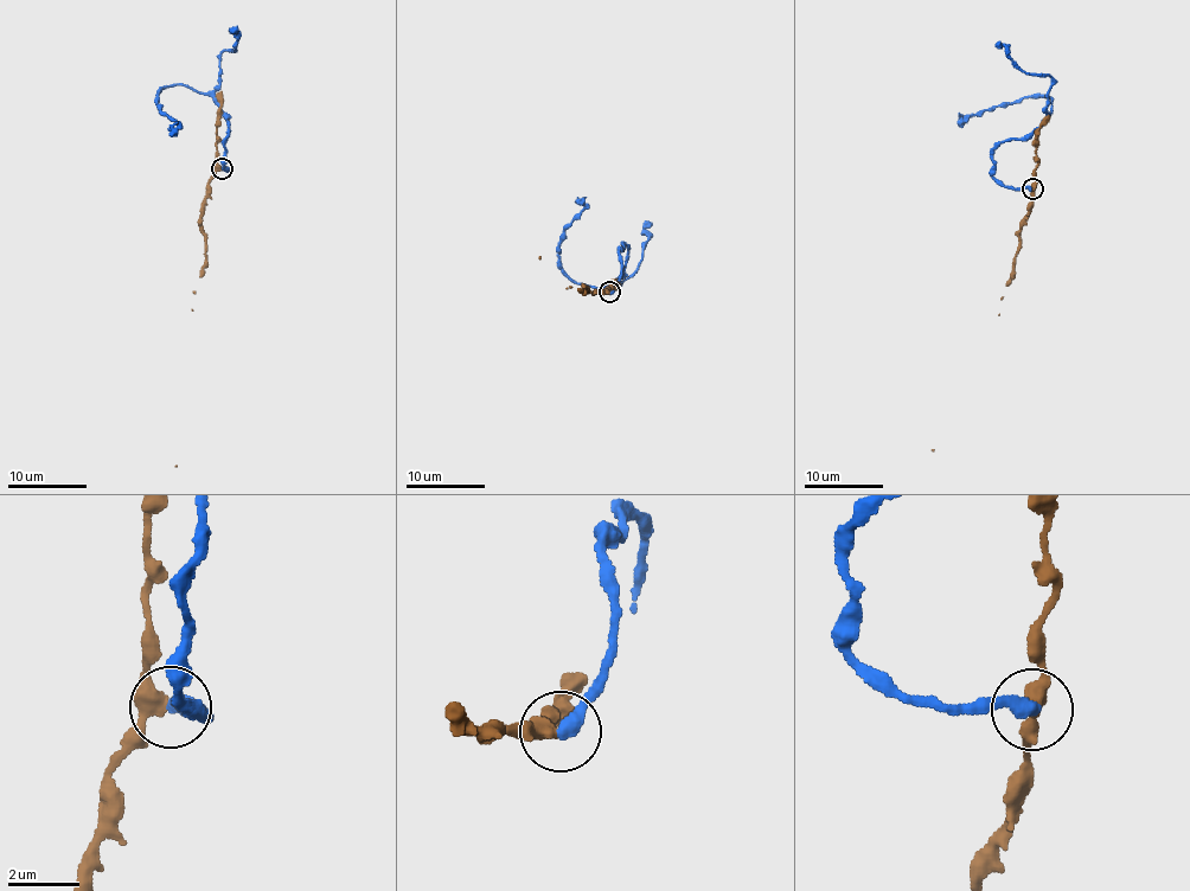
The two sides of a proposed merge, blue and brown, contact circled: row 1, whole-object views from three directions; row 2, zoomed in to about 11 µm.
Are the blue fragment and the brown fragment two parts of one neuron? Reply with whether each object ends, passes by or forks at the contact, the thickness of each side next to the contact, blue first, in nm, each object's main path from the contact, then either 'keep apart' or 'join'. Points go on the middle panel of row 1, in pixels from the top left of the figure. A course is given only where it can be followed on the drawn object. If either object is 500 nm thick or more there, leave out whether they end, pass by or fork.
blue ends | brown passes by | 400/380 nm | blue via (609, 292), (625, 244), (625, 273), (613, 283), (576, 283), (562, 268), (562, 230), (584, 206), (577, 199) | brown via (609, 292), (594, 294), (586, 288), (584, 295), (577, 288), (567, 288), (538, 256) | keep apart

